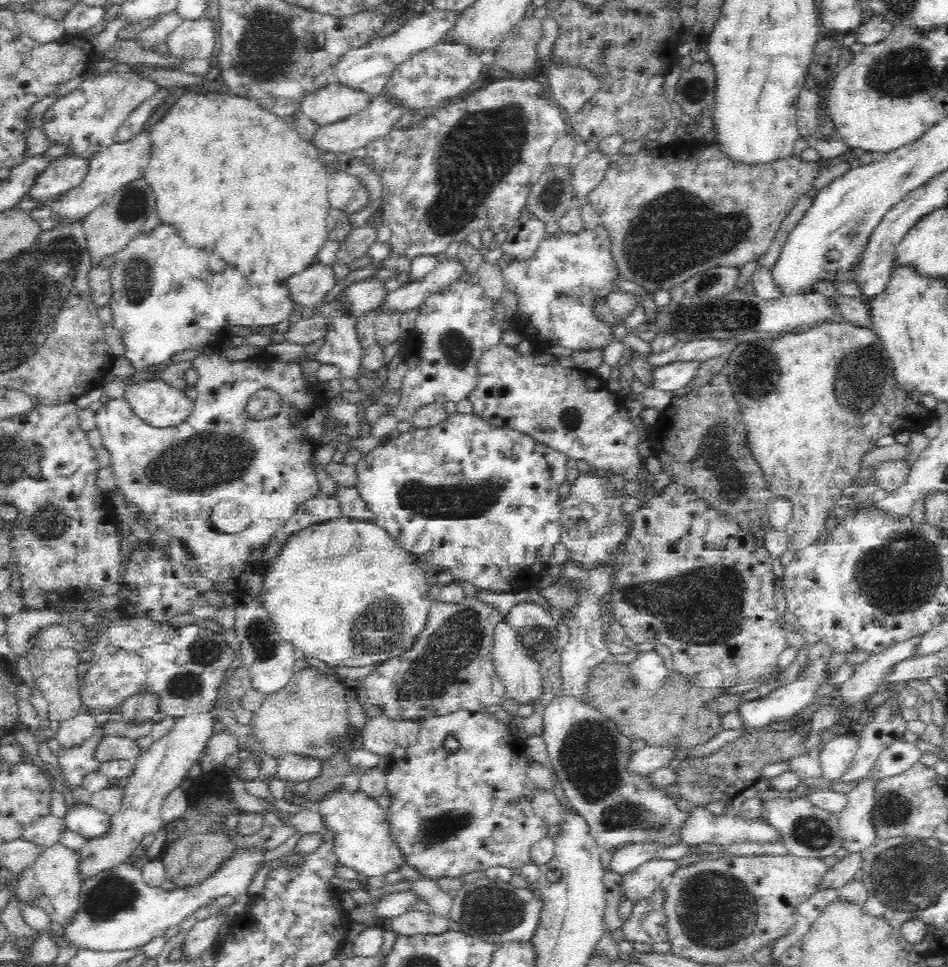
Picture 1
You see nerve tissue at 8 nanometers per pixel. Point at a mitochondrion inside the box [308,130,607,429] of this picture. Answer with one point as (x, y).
(455, 348)

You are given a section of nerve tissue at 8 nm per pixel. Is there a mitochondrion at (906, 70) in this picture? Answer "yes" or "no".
yes

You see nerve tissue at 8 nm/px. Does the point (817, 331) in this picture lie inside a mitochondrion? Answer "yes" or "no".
no

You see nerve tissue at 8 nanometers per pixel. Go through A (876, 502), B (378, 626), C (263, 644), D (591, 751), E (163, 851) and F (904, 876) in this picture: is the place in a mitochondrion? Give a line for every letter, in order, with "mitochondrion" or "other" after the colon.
A: other
B: mitochondrion
C: mitochondrion
D: mitochondrion
E: other
F: mitochondrion

